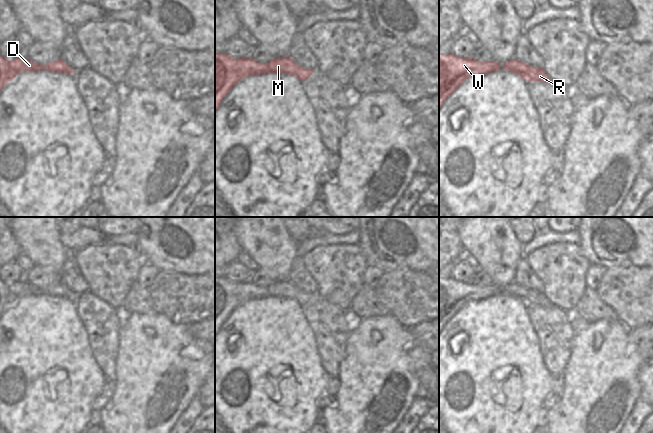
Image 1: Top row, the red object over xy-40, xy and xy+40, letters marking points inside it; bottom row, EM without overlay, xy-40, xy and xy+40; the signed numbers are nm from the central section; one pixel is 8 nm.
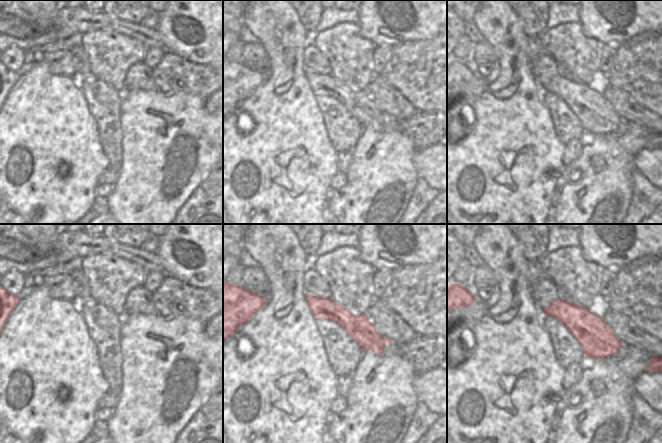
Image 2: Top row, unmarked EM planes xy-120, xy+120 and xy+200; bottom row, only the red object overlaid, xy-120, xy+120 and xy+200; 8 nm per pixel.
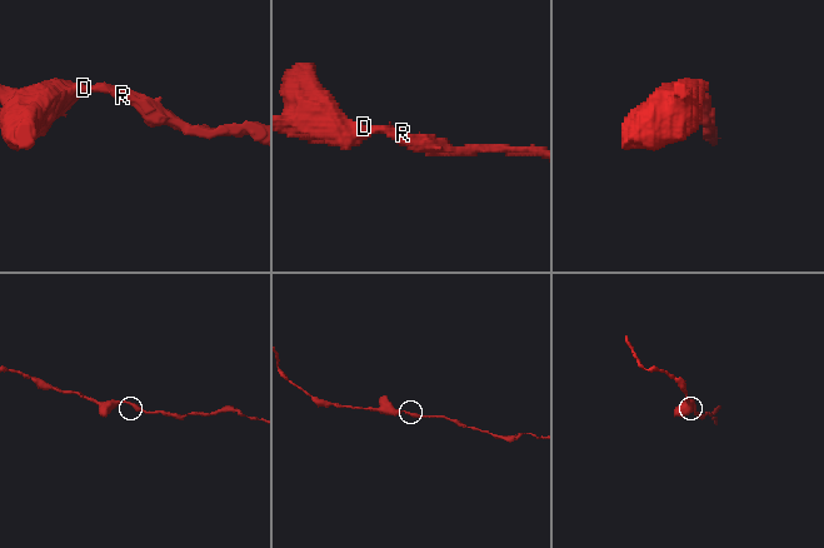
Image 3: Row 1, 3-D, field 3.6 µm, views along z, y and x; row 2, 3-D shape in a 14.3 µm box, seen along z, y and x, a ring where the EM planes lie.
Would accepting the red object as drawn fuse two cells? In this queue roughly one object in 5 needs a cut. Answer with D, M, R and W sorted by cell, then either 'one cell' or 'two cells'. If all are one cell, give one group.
D M R W; one cell

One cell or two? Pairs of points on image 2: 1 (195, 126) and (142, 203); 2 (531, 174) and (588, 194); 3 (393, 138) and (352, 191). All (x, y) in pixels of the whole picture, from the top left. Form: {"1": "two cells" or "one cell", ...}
{"1": "one cell", "2": "two cells", "3": "one cell"}

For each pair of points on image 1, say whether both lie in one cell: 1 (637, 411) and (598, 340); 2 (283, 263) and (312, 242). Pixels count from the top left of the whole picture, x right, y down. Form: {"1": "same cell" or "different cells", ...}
{"1": "different cells", "2": "different cells"}

